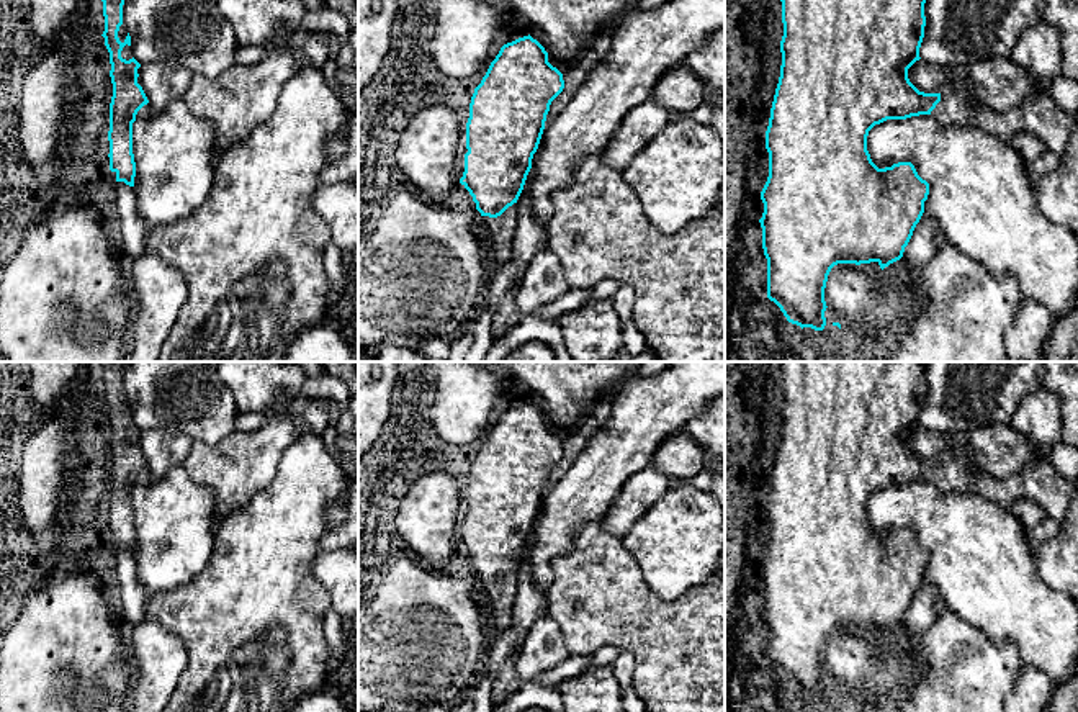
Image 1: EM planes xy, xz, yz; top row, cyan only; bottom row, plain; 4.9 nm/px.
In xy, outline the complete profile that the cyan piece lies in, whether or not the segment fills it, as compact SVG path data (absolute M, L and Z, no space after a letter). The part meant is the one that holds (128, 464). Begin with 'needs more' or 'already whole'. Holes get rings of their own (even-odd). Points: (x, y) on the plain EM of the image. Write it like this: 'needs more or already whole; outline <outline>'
needs more; outline M101 362L105 383L105 412L110 419L113 463L110 470L110 537L116 548L134 553L133 489L147 484L152 476L137 450L141 430L133 424L131 403L123 390L126 362Z

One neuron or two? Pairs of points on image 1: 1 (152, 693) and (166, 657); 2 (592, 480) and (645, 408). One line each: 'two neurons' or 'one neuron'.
1: one neuron
2: one neuron

